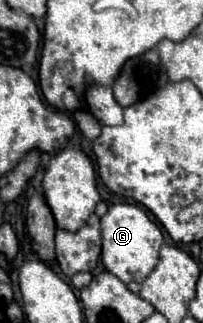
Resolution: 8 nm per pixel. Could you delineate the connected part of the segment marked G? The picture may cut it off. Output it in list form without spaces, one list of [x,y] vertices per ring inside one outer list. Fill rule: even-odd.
[[[125,201],[110,205],[100,224],[102,224],[102,262],[106,270],[118,276],[124,284],[132,280],[142,284],[146,276],[156,268],[158,250],[164,242],[158,224],[146,214],[142,206]]]

